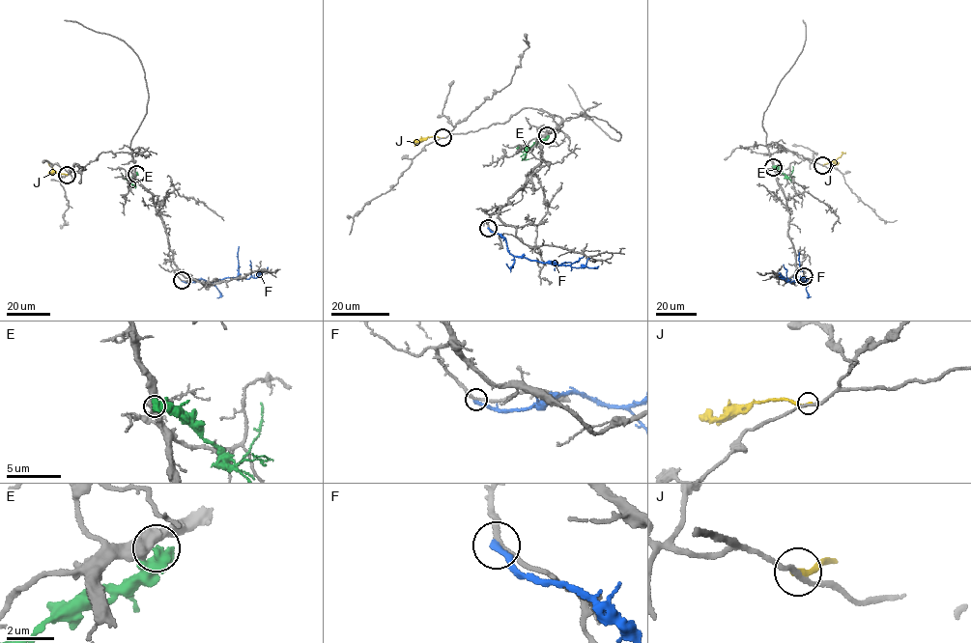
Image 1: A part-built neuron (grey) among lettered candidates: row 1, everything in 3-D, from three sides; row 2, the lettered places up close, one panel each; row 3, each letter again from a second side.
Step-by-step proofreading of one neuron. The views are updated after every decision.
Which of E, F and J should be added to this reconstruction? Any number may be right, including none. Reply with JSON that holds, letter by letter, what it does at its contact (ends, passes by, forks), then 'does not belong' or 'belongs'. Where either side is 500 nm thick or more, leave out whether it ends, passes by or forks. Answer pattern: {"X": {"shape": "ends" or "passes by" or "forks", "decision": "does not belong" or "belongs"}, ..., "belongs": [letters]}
{"E": {"decision": "does not belong"}, "F": {"shape": "ends", "decision": "does not belong"}, "J": {"shape": "ends", "decision": "does not belong"}, "belongs": []}

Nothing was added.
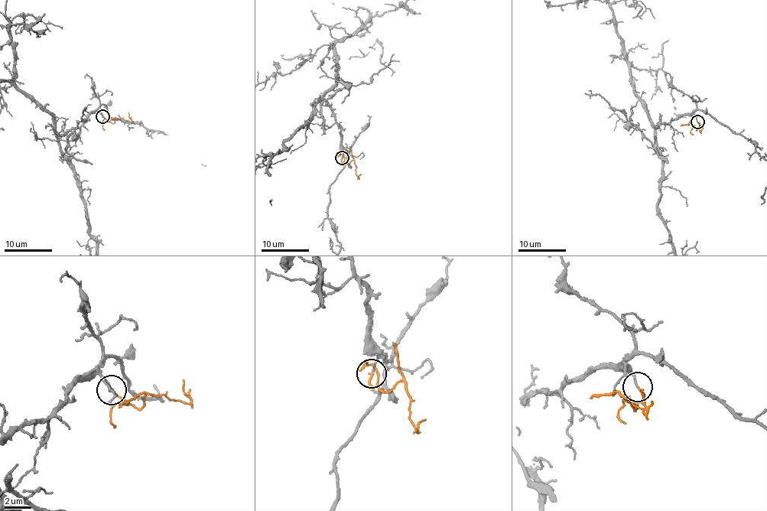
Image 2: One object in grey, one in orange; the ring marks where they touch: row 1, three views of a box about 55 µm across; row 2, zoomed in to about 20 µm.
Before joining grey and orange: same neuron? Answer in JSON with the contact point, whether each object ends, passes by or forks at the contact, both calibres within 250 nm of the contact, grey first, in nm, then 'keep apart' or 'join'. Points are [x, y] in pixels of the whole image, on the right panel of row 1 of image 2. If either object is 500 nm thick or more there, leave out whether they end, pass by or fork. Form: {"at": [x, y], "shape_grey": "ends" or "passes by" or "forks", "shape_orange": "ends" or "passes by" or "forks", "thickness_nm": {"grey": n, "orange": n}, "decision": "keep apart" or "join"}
{"at": [697, 122], "shape_grey": "ends", "shape_orange": "ends", "thickness_nm": {"grey": 140, "orange": 120}, "decision": "keep apart"}

